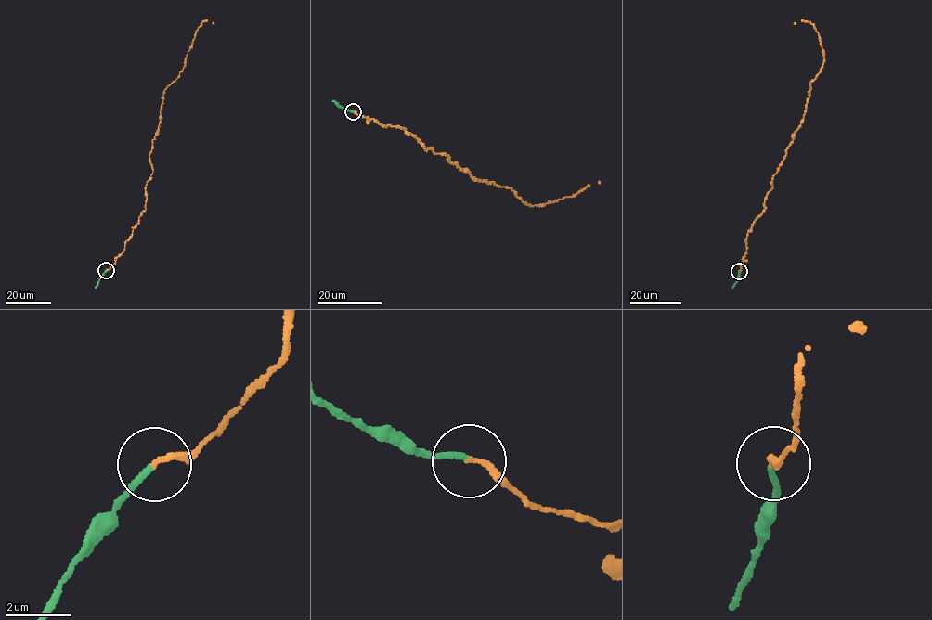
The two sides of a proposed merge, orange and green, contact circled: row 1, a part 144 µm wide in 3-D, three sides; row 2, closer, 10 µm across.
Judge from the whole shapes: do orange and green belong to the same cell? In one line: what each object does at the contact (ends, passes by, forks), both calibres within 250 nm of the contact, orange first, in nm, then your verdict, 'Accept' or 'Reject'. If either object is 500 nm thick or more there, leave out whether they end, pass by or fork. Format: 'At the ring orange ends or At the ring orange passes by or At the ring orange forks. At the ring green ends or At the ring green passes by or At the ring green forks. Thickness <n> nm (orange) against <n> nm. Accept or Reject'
At the ring orange ends. At the ring green ends. Thickness 170 nm (orange) against 150 nm. Accept

